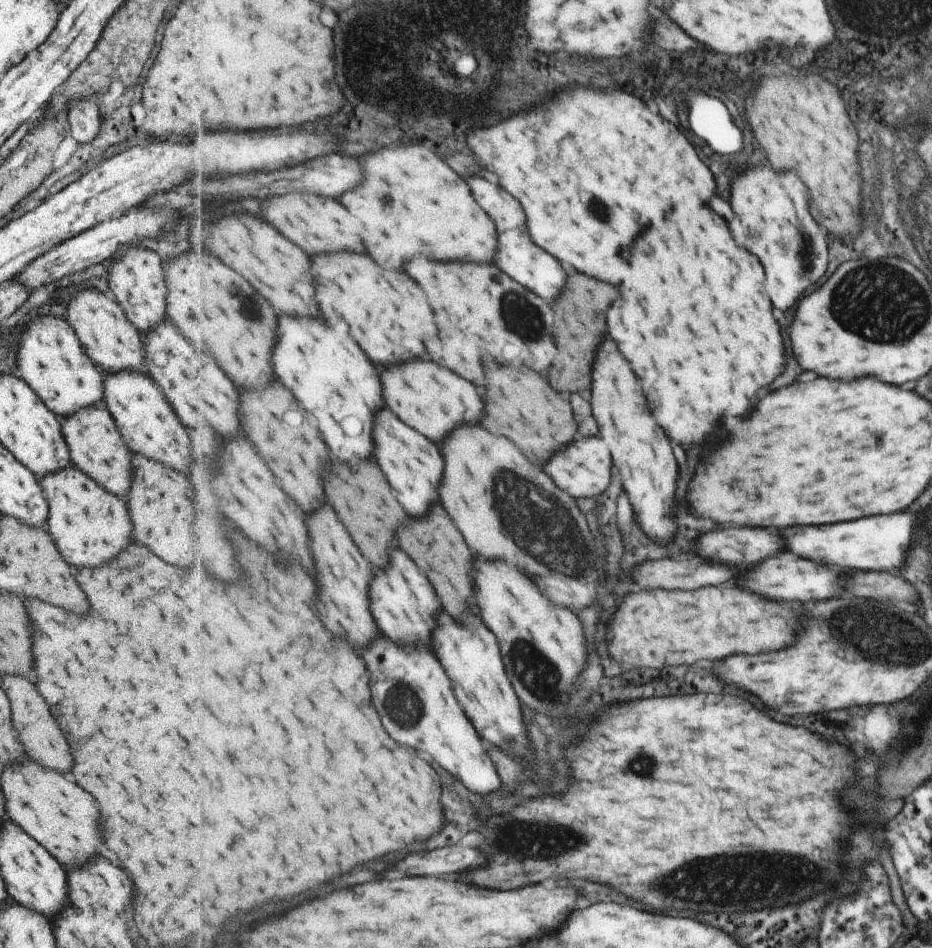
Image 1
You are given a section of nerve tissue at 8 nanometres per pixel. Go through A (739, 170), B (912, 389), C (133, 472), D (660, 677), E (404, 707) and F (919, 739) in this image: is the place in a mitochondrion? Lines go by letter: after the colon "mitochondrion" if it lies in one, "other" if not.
A: other
B: other
C: other
D: other
E: mitochondrion
F: mitochondrion

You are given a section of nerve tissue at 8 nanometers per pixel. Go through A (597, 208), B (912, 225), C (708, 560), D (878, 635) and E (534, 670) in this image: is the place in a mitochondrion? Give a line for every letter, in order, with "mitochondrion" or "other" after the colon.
A: mitochondrion
B: mitochondrion
C: other
D: mitochondrion
E: mitochondrion

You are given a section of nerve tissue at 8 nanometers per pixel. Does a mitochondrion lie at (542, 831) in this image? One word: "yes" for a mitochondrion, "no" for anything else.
yes

